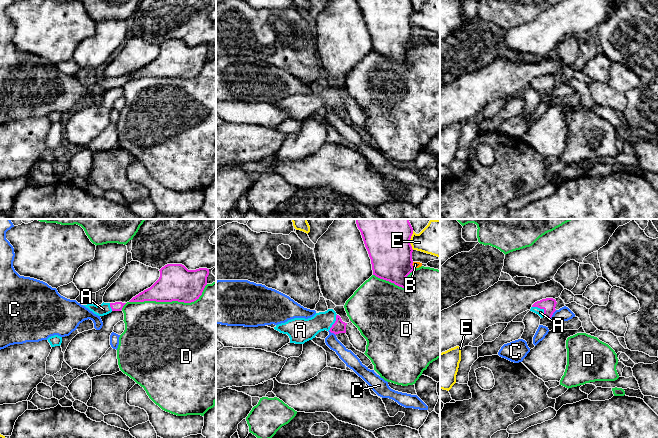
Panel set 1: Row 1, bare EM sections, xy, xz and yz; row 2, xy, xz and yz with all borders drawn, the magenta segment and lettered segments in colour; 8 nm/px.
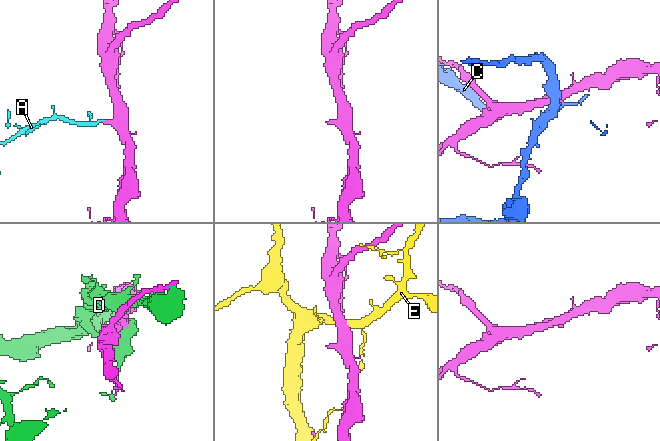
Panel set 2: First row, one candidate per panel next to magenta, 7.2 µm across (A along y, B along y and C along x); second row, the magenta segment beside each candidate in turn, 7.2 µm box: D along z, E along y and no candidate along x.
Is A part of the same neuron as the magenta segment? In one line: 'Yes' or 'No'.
Yes

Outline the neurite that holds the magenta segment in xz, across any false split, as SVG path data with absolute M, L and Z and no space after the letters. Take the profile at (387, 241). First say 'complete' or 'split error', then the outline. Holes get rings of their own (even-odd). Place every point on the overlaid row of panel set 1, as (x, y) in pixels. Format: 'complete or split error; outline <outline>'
complete; outline M355 219L371 259L373 275L406 288L406 277L416 269L412 264L410 239L413 228L409 219Z

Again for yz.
split error; outline M546 298L535 302L530 311L538 314L541 318L551 318L553 313L556 311L556 300L553 298Z

